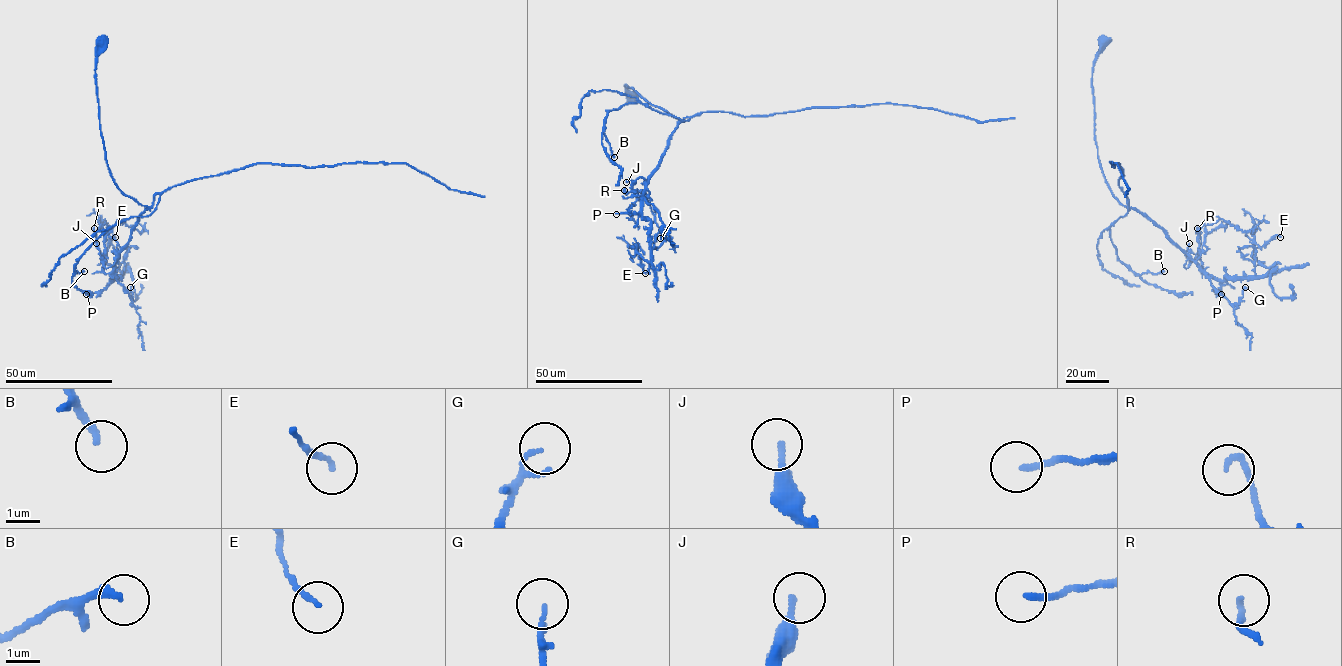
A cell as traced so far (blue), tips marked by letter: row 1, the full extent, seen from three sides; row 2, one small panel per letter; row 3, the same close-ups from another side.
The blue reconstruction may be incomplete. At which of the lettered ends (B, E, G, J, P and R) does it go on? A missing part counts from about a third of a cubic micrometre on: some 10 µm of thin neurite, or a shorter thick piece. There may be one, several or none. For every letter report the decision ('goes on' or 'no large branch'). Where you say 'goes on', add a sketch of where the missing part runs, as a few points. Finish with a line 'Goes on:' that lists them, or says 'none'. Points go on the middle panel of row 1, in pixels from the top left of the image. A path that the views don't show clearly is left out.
B: goes on
E: no large branch
G: no large branch
J: no large branch
P: no large branch
R: no large branch
Goes on: B

